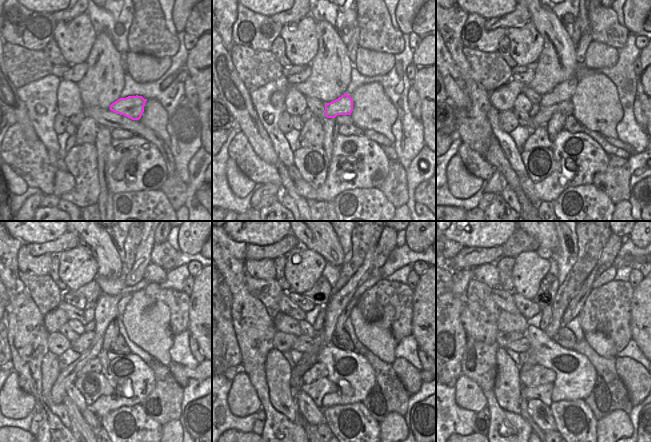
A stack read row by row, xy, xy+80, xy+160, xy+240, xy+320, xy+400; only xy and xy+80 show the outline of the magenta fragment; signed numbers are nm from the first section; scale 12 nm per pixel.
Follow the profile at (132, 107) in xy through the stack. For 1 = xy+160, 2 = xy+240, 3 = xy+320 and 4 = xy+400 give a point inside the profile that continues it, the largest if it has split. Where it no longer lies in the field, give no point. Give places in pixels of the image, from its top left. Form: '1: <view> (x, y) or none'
1: xy+160 (543, 116)
2: xy+240 (82, 343)
3: xy+320 (303, 343)
4: xy+400 (522, 345)

